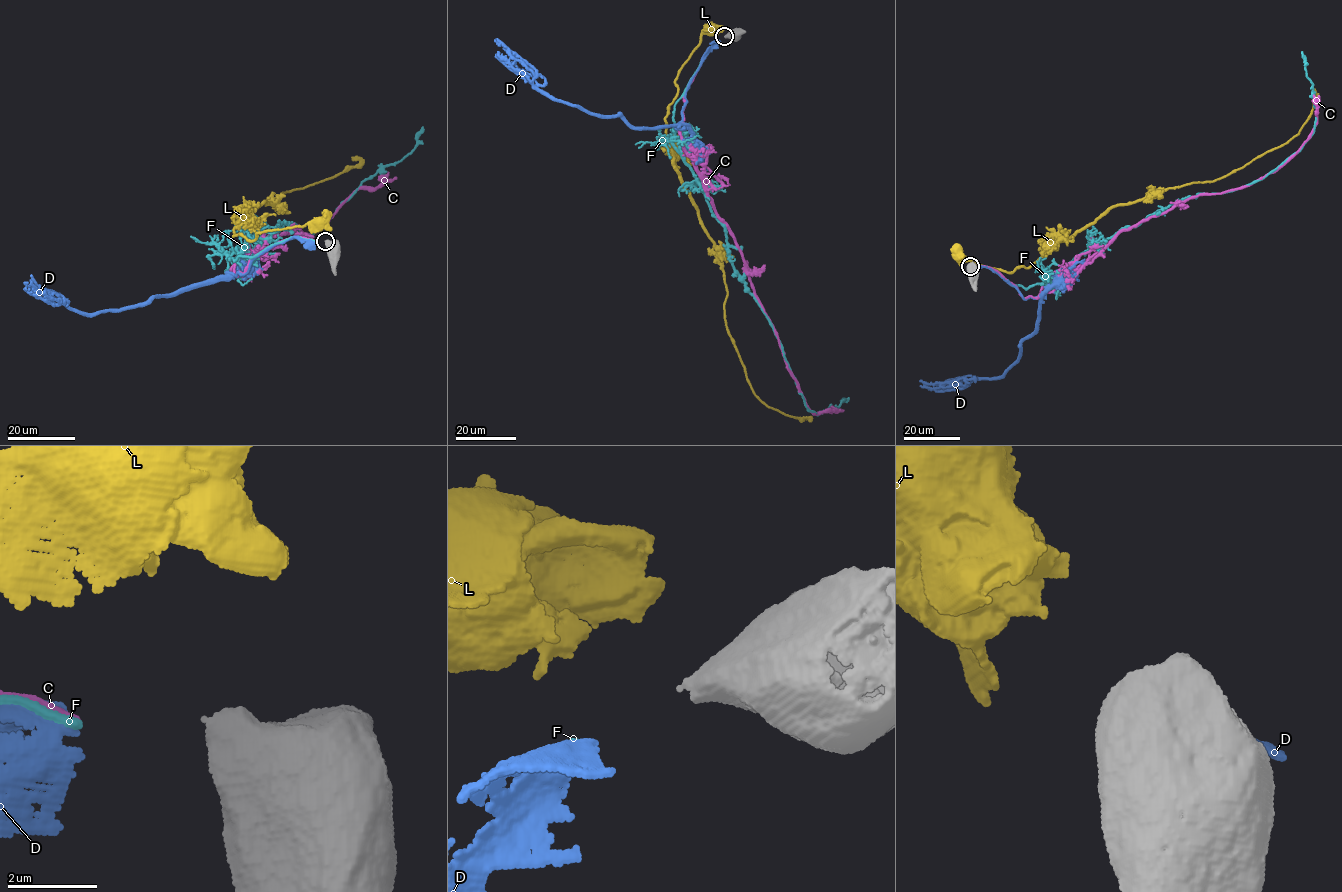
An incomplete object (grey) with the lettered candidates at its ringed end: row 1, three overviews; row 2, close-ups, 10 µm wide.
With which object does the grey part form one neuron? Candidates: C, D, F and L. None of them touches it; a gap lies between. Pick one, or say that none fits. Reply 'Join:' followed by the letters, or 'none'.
Join: C

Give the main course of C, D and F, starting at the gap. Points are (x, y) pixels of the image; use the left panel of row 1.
C: (316, 241), (279, 242), (230, 271), (270, 235), (308, 236), (357, 190), (397, 178)
D: (316, 242), (300, 237), (277, 243), (243, 274), (91, 314), (60, 302), (60, 293), (36, 285), (31, 275)
F: (316, 241), (294, 236), (230, 258), (282, 223), (313, 233), (361, 182), (414, 148), (423, 127)

